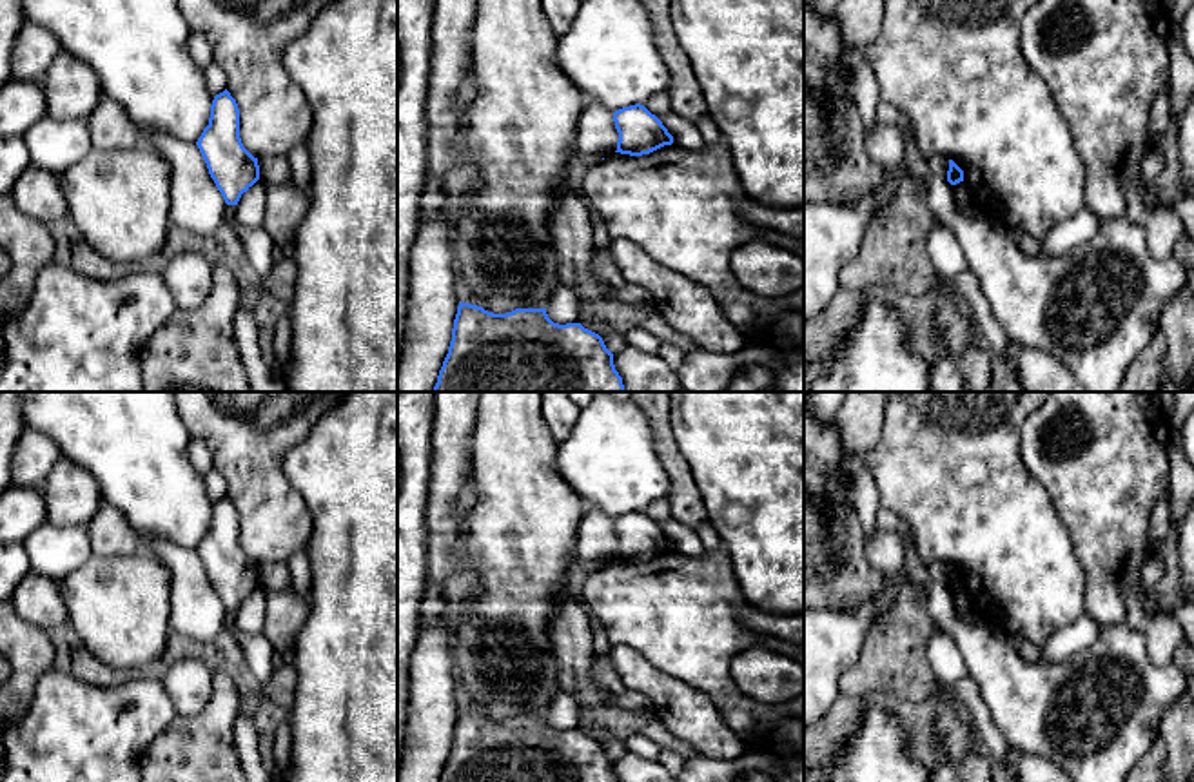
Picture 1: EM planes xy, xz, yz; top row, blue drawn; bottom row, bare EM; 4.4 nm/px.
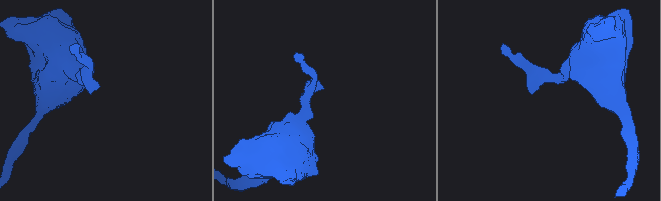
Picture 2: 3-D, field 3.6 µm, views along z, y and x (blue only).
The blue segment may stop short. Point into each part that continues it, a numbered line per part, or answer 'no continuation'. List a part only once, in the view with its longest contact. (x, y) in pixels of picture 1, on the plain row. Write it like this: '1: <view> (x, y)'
no continuation

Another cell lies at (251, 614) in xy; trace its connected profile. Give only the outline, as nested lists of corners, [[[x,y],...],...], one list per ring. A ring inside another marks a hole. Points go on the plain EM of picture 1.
[[[258,586],[247,599],[241,601],[236,611],[236,628],[241,633],[258,635],[265,628],[267,590]]]

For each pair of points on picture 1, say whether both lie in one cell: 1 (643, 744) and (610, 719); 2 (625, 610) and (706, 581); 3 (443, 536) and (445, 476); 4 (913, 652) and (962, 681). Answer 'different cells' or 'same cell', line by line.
1: different cells
2: same cell
3: same cell
4: different cells

